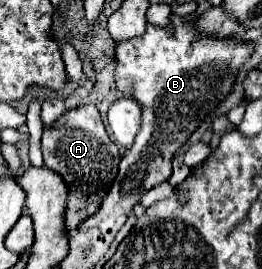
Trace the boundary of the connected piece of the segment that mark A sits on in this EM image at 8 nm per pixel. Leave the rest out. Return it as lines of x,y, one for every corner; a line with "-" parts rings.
80,105
76,109
66,111
52,127
44,127
42,155
44,165
60,173
68,183
70,195
66,211
66,229
74,229
76,225
80,225
80,221
84,221
98,209
104,193
110,189
120,163
118,147
108,137
98,109
94,105

